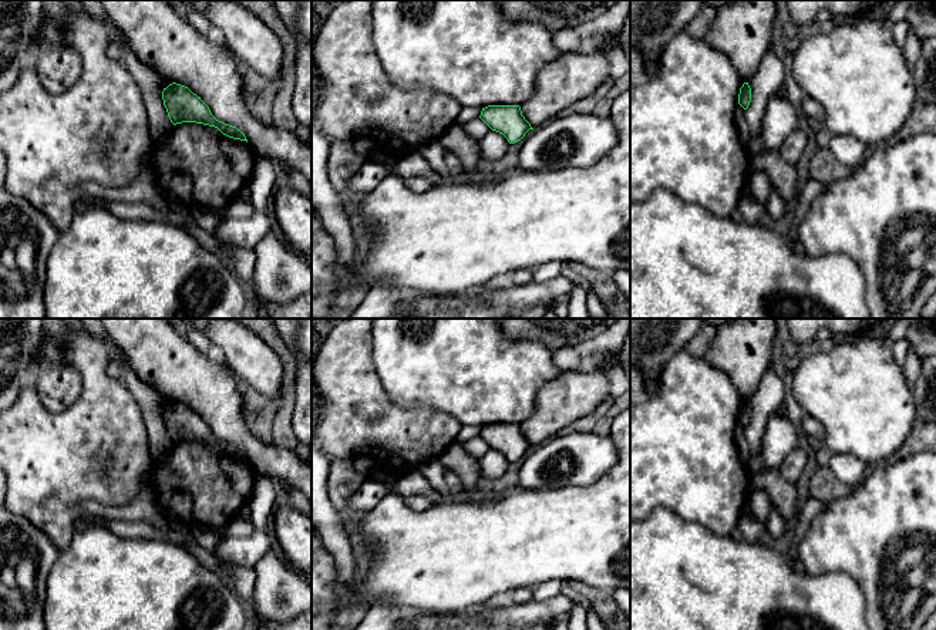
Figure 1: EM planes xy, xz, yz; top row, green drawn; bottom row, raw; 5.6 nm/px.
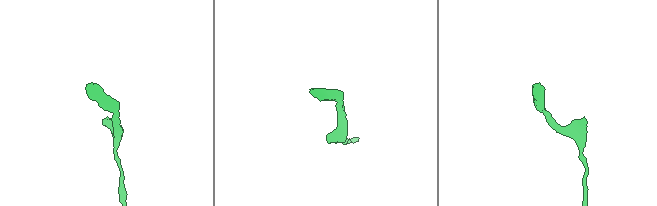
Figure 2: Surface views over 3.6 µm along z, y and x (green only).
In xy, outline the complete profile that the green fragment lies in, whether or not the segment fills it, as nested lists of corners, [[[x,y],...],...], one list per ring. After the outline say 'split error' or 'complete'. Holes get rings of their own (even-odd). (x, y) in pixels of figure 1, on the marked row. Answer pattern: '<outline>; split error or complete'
[[[172,82],[164,88],[162,100],[168,117],[174,125],[182,122],[203,124],[218,128],[229,138],[248,142],[245,134],[240,129],[216,119],[201,97],[193,94],[188,87]]]; complete

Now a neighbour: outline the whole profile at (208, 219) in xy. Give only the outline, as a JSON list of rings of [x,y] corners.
[[[195,206],[191,212],[196,225],[209,233],[213,233],[223,220],[223,213],[215,209]]]

